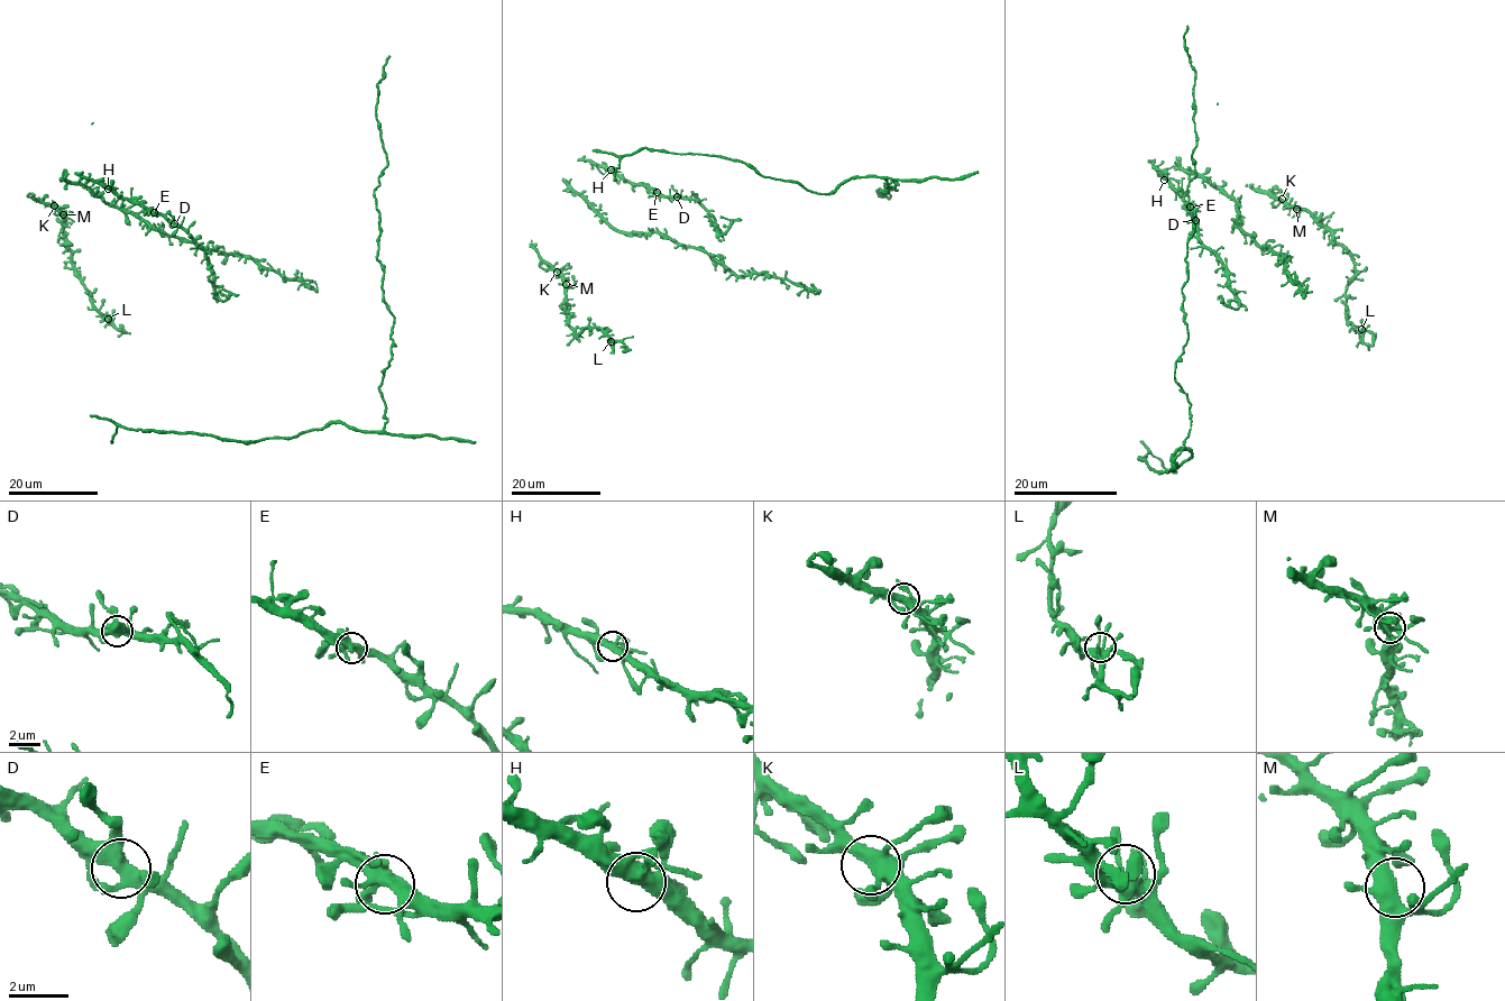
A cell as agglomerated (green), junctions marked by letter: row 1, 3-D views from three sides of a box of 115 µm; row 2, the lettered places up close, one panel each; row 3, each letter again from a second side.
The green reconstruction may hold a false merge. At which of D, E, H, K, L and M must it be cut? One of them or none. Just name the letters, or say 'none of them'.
none of them

